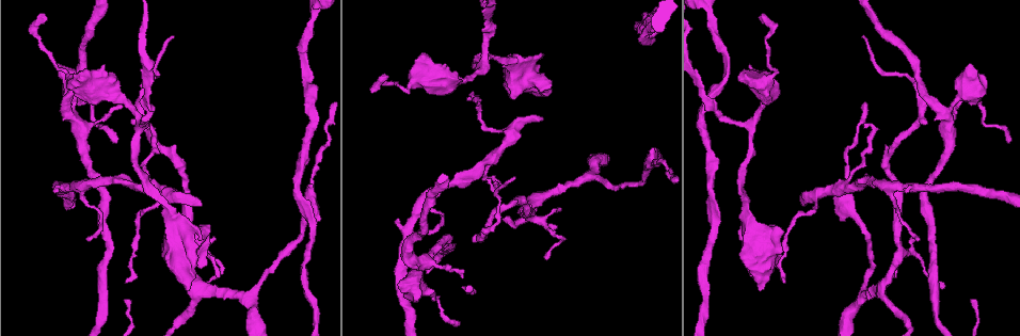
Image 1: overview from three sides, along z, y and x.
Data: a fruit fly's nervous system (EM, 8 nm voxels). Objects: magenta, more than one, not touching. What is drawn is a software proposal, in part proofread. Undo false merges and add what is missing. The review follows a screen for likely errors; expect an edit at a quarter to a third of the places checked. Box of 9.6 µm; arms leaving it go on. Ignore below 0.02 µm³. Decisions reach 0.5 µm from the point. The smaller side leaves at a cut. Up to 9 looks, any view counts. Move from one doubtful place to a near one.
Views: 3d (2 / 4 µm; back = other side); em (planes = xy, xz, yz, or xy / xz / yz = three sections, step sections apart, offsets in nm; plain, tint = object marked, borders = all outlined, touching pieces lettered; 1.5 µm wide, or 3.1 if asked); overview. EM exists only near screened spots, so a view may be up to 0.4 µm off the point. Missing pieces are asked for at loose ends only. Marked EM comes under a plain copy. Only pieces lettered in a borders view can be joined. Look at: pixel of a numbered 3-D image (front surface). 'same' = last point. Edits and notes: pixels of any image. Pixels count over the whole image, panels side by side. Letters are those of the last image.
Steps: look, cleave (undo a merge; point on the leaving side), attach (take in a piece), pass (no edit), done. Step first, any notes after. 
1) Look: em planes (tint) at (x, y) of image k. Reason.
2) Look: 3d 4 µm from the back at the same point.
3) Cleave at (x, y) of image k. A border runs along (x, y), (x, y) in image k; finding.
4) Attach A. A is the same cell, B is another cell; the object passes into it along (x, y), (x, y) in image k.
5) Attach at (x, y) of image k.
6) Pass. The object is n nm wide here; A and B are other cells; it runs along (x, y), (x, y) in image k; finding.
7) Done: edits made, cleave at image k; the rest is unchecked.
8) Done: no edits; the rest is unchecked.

Look: em planes (borders) at (947, 111) of image 1. Branch point.

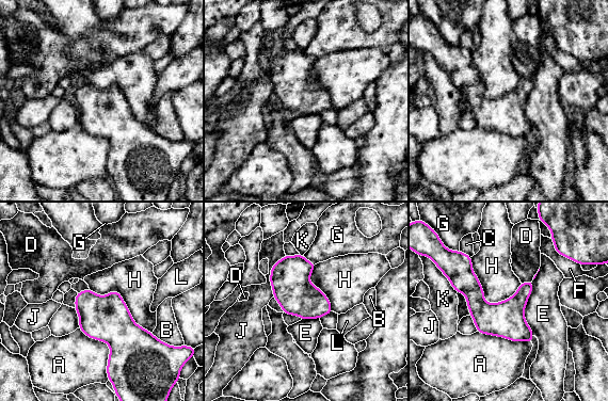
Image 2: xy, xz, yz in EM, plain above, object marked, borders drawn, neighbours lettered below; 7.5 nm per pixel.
Pass. The object is 280 nm wide here; A, B, C, D, E, F, G, H, J, K and L are other cells; it runs along (457, 271), (496, 319), (530, 338) in image 2; all the same cell.

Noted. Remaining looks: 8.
Look: em xz step 8 (borders) at (514, 179) of image 1. Free end.

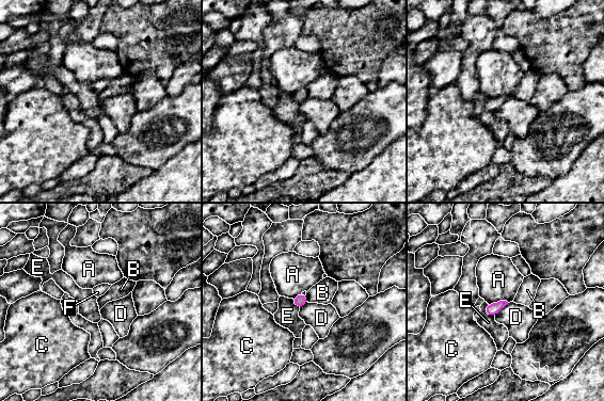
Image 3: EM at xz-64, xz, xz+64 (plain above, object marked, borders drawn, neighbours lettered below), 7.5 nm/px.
Look: em planes (borders) at the same point.

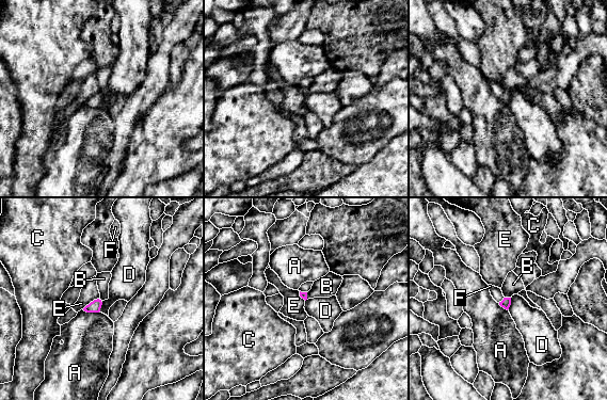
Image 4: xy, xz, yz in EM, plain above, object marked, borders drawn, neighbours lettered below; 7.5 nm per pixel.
Attach at (496, 292) of image 4. F is the same cell, A, B, C, D and E are other cells; the object passes into it along (506, 303), (502, 300), (496, 292) in image 4; the cell continues.

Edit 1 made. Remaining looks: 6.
Look: overview. See it whole again.

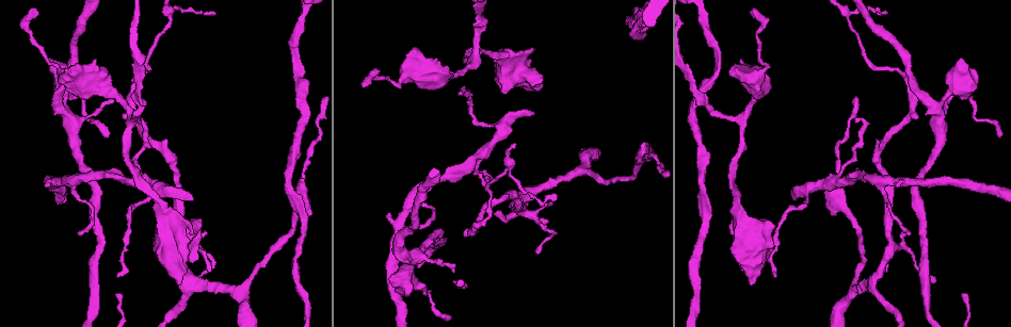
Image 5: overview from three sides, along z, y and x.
Look: em planes (borders) at (794, 196) of image 5. An open end.

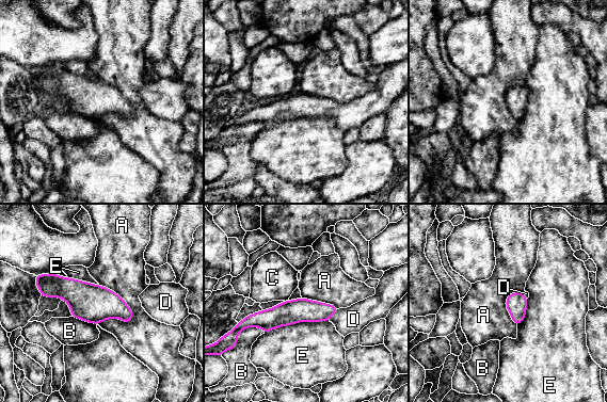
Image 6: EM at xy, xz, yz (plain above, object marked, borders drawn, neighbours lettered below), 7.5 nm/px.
Attach at (353, 319) of image 6. D is the same cell, A, B, C and E are other cells; the object passes into it along (302, 309), (333, 314), (353, 319) in image 6; the cell continues.

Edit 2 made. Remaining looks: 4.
Look: 3d 2 µm at (752, 283) of image 5.

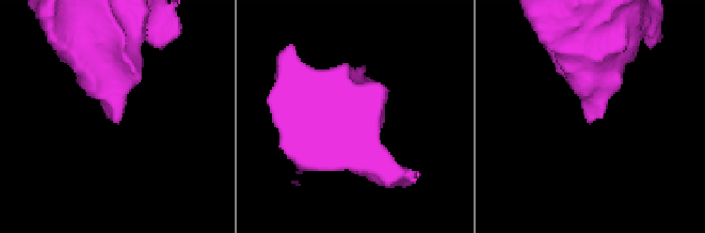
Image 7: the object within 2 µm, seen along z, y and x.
Look: em planes (tint) at (592, 122) of image 7. Now the EM.

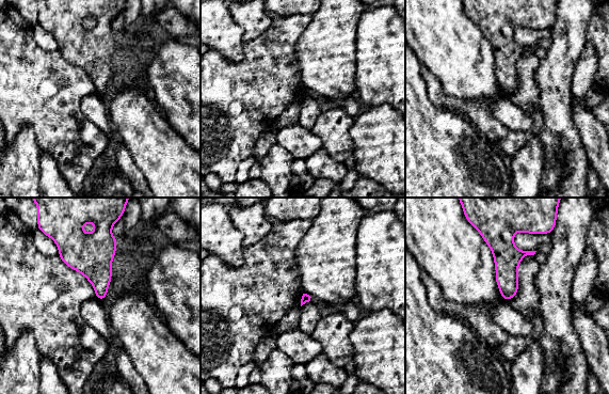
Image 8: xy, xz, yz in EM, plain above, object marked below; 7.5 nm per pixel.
Look: em planes (borders) at the same point.

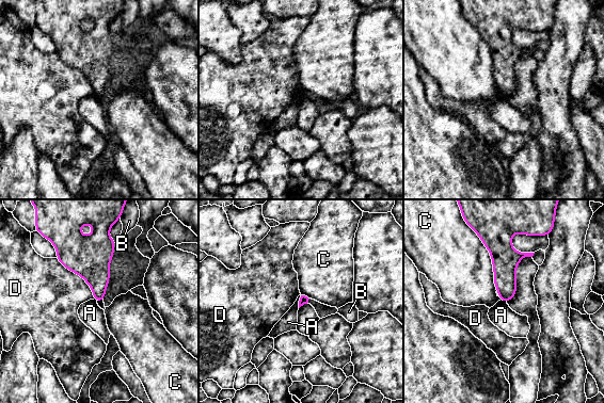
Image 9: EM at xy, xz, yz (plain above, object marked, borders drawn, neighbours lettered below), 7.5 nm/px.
Pass. A, B, C and D are other cells; a border runs along (301, 295), (298, 307) in image 9; none of them fits.

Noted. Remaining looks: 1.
Done: edits made, attach at image 4, attach at image 6; the rest is unchecked.

